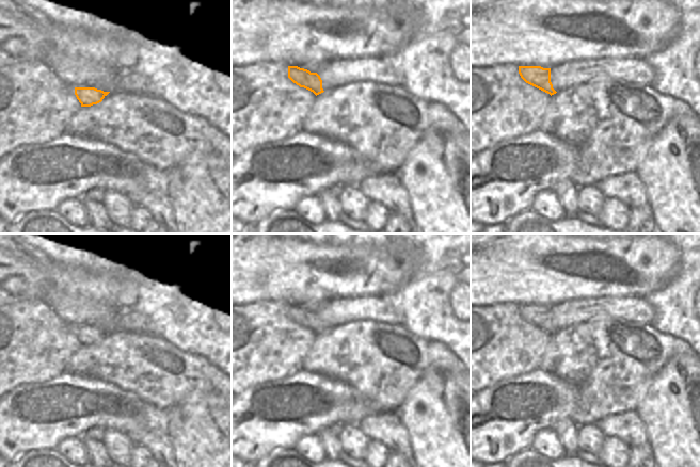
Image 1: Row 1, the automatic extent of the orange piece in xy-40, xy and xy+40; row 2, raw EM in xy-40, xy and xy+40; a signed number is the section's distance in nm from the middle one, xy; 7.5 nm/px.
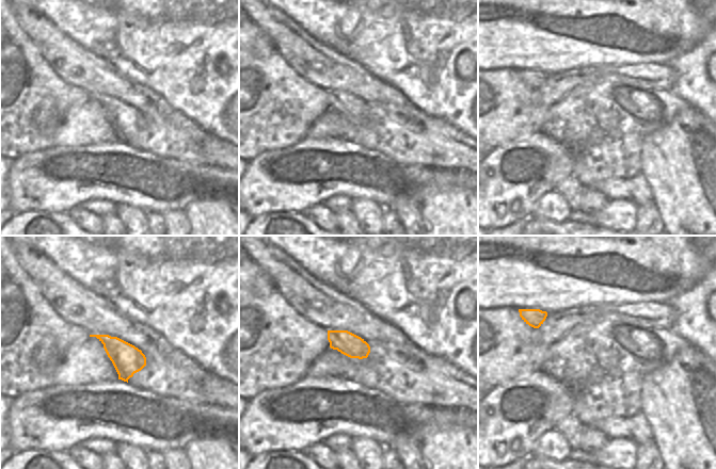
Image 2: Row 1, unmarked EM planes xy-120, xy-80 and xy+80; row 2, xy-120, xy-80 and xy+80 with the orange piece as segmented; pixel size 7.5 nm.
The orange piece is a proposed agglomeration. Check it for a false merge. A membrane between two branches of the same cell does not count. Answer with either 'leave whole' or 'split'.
leave whole

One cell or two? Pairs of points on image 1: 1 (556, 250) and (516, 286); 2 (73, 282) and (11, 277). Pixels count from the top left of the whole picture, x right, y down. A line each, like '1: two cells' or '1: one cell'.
1: one cell
2: one cell

